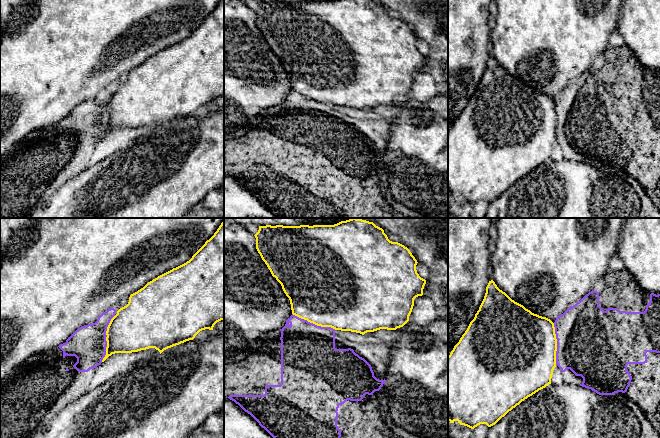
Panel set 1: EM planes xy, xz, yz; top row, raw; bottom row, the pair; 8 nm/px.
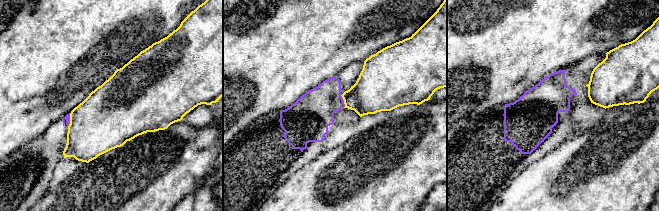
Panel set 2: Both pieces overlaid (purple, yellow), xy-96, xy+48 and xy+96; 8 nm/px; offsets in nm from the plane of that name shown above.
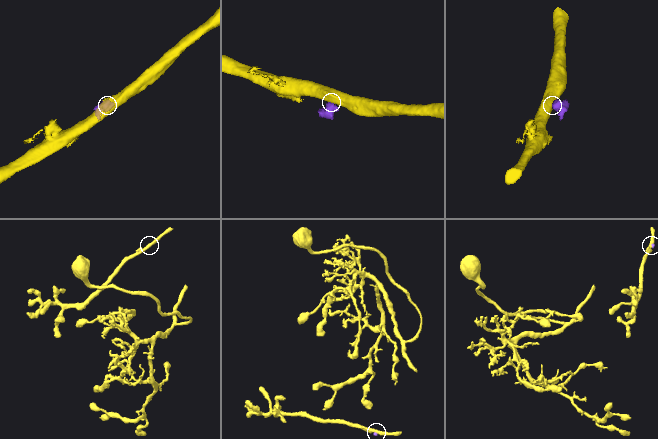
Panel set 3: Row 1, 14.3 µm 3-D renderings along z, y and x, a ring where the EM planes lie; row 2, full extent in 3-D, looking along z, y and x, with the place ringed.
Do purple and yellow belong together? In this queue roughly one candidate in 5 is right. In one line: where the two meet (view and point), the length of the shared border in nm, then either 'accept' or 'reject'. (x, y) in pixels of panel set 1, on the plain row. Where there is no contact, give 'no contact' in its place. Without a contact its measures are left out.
xy (105, 114) | 400 nm | reject

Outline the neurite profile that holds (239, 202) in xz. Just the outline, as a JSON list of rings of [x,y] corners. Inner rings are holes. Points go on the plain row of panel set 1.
[[[224,173],[224,218],[277,218],[238,180]]]

